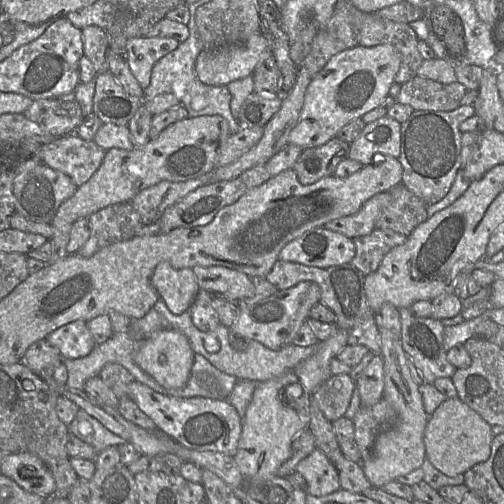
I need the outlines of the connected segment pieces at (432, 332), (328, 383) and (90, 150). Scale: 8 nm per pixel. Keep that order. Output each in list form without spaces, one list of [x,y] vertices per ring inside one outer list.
[[[411,307],[399,309],[399,314],[402,347],[422,374],[424,383],[433,384],[437,378],[452,378],[457,368],[447,360],[447,352],[443,345],[445,326],[441,320],[417,317],[412,313]]]
[[[349,374],[331,375],[312,394],[325,418],[331,423],[344,416],[356,383]]]
[[[73,133],[41,146],[42,163],[68,175],[77,187],[93,176],[105,154],[94,140],[85,141]]]

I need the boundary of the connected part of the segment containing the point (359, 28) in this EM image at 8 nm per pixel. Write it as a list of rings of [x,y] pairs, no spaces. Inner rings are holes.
[[[349,6],[349,10],[358,44],[365,47],[393,45],[401,55],[395,82],[404,84],[413,79],[424,58],[418,49],[419,38],[411,26],[384,19],[375,12],[361,11],[354,6]]]

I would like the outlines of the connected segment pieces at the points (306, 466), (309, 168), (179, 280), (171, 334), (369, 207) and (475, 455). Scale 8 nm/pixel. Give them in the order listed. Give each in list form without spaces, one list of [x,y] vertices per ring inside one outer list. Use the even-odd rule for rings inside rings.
[[[317,448],[297,464],[296,471],[307,483],[307,494],[324,496],[341,488],[335,466]]]
[[[337,136],[327,143],[303,149],[292,169],[302,185],[310,185],[334,174],[338,164],[347,159],[350,144]]]
[[[167,261],[156,265],[152,285],[168,309],[176,315],[190,308],[200,289],[192,268],[174,269]]]
[[[173,328],[157,330],[148,338],[139,343],[139,348],[135,353],[135,363],[158,384],[164,388],[181,388],[188,382],[195,352],[192,350],[188,338]]]
[[[389,191],[378,193],[366,201],[357,213],[332,220],[323,227],[352,240],[368,235],[375,229],[375,221],[380,212],[390,203],[390,196]]]
[[[459,397],[448,398],[428,418],[423,435],[425,455],[436,469],[454,477],[489,459],[493,437],[491,426],[477,412]]]

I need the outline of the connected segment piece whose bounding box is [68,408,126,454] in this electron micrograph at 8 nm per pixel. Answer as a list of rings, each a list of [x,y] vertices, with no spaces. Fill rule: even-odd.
[[[81,408],[78,410],[73,421],[68,425],[68,430],[77,438],[90,444],[96,450],[97,454],[109,447],[118,447],[119,445],[126,443],[125,439],[109,431],[97,419]],[[81,421],[88,421],[92,425],[92,434],[85,436],[80,433],[78,425]]]

